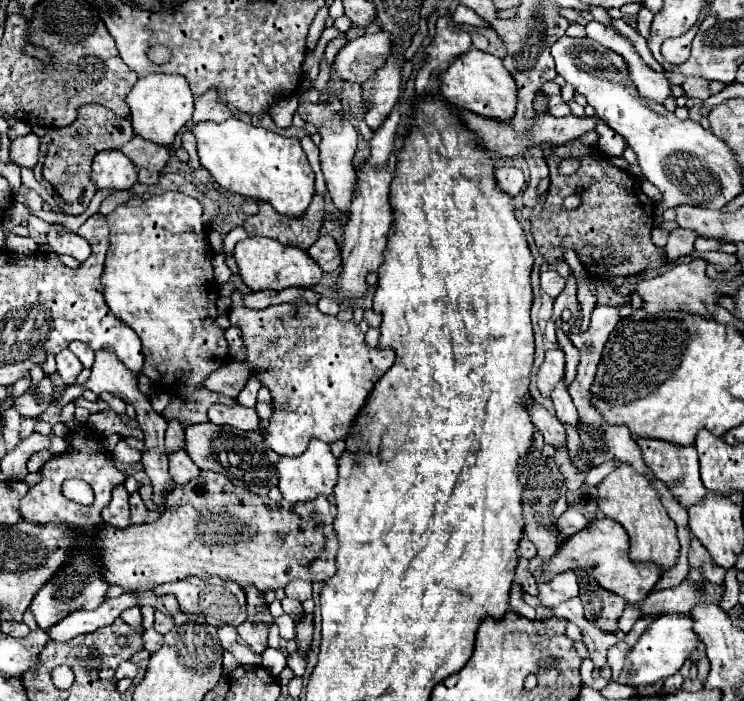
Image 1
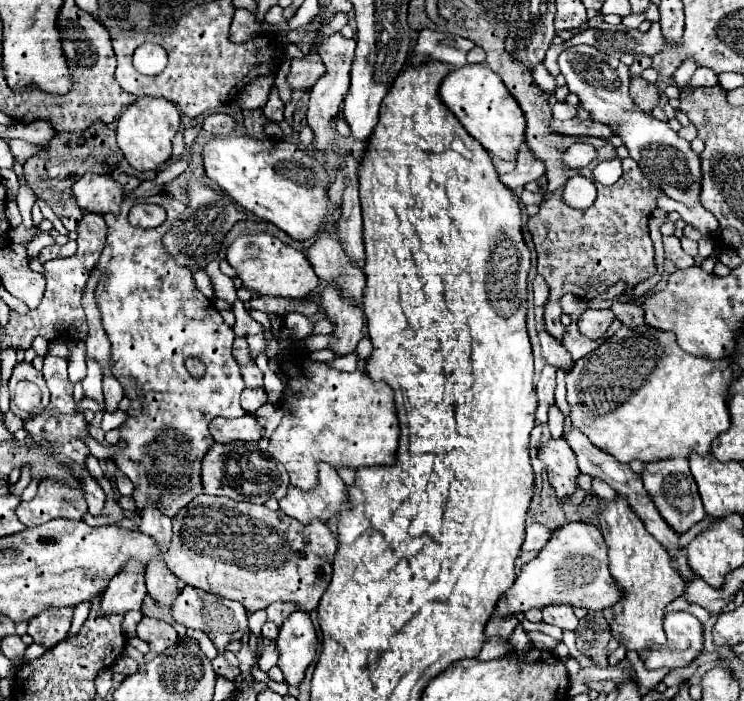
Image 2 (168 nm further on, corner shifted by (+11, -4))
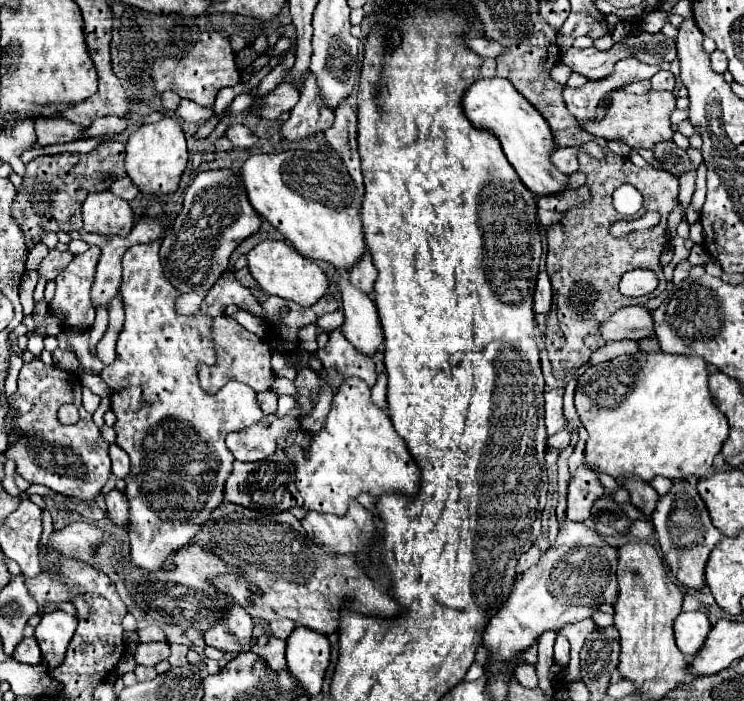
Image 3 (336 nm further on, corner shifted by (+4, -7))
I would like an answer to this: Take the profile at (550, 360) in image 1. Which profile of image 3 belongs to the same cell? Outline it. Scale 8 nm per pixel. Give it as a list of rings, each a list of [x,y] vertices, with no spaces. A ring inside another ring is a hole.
[[[552,389],[544,393],[546,399],[546,429],[548,435],[554,435],[564,429],[564,417],[562,417],[562,395],[564,389]]]

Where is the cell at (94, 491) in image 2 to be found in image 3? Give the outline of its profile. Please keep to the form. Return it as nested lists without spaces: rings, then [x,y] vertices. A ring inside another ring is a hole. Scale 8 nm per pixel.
[[[40,359],[24,363],[18,375],[18,391],[12,397],[14,433],[20,435],[8,449],[6,457],[16,463],[16,473],[30,483],[46,485],[66,497],[94,501],[110,479],[108,443],[100,437],[92,415],[82,407],[82,383],[76,373],[44,365]],[[64,403],[74,403],[80,411],[76,425],[62,425],[56,417]]]

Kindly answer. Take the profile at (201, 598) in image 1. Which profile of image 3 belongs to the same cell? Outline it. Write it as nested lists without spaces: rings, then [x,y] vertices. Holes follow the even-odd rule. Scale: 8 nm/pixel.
[[[232,605],[226,617],[204,633],[204,639],[206,645],[214,649],[240,653],[252,647],[252,631],[254,631],[252,617],[240,605]]]

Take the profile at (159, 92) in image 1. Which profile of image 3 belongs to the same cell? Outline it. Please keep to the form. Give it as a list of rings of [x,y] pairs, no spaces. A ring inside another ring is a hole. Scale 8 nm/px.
[[[164,117],[158,123],[142,125],[126,143],[126,173],[142,195],[170,195],[178,189],[180,177],[188,165],[188,149],[184,131],[174,117]]]

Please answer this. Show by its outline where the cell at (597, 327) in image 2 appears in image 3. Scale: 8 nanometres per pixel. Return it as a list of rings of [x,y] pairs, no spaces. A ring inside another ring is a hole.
[[[632,305],[616,311],[608,321],[604,321],[600,325],[600,333],[604,339],[640,341],[654,335],[654,321],[646,307]]]

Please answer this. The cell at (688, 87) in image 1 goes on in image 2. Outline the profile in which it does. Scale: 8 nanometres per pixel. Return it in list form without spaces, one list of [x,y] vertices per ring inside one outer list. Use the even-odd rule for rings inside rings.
[[[697,68],[693,78],[689,80],[689,88],[707,88],[707,86],[717,86],[717,76],[711,74],[713,70],[707,68]]]

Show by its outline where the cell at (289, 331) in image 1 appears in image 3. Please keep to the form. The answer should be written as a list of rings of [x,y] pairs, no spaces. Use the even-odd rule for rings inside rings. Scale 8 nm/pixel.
[[[356,377],[346,379],[336,393],[324,429],[312,437],[308,459],[296,445],[288,447],[286,453],[296,459],[296,487],[304,499],[304,507],[316,513],[344,517],[350,501],[360,493],[374,497],[404,493],[414,497],[420,489],[420,469],[408,453],[404,439],[394,431],[386,411],[372,403],[368,385]]]

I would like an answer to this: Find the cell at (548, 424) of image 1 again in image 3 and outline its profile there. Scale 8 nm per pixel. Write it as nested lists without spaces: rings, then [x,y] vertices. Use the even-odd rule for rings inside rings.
[[[584,465],[574,473],[568,485],[568,509],[566,517],[570,521],[586,521],[592,515],[592,505],[604,495],[604,487],[598,477]]]

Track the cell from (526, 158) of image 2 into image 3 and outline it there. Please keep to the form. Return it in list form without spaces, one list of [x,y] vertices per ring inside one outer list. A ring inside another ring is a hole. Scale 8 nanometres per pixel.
[[[560,147],[552,155],[552,163],[562,173],[576,173],[578,171],[578,147]]]

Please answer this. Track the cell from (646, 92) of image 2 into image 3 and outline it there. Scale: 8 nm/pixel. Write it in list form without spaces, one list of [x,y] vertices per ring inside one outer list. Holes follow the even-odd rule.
[[[614,91],[614,103],[610,105],[606,117],[602,121],[594,123],[582,123],[582,127],[602,139],[618,139],[624,141],[626,145],[638,149],[652,149],[652,145],[660,141],[670,141],[672,139],[672,129],[670,129],[670,115],[676,109],[676,97],[668,91],[648,91],[644,95],[632,95],[624,91]]]

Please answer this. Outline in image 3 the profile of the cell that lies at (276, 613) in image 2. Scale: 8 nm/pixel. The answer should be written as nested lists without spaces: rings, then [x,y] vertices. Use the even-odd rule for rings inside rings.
[[[280,619],[280,621],[272,621],[272,637],[278,639],[288,639],[288,635],[294,631],[294,623],[290,619]]]

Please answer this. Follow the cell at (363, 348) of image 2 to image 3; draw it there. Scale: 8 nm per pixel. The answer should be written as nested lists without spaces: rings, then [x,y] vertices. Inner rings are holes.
[[[384,373],[378,374],[378,381],[372,389],[372,401],[374,401],[374,405],[378,405],[380,409],[386,411],[388,401],[386,401],[386,375]]]

